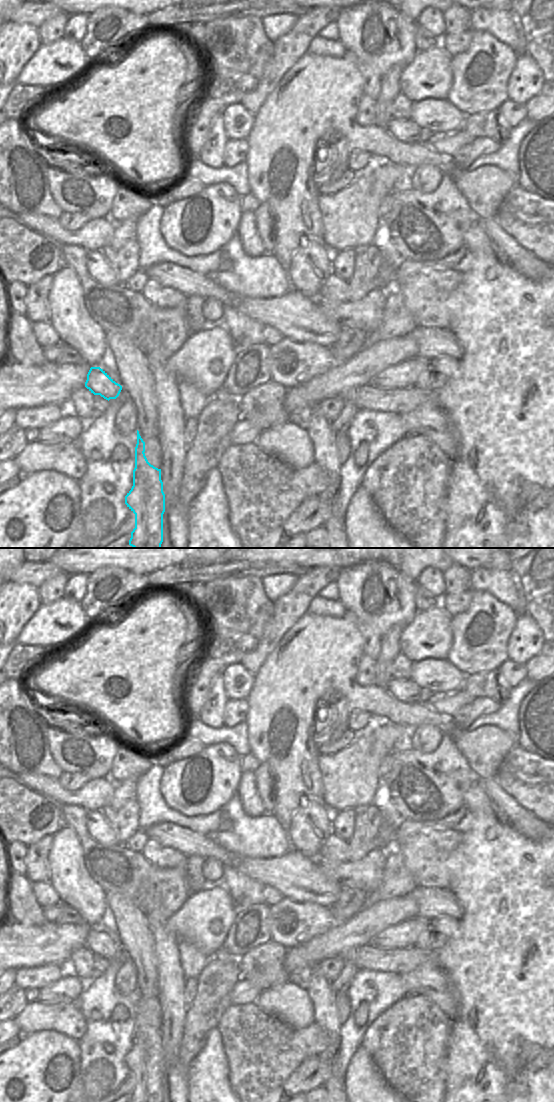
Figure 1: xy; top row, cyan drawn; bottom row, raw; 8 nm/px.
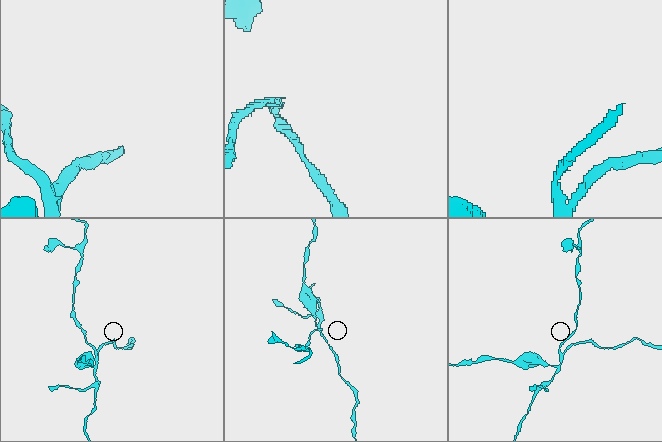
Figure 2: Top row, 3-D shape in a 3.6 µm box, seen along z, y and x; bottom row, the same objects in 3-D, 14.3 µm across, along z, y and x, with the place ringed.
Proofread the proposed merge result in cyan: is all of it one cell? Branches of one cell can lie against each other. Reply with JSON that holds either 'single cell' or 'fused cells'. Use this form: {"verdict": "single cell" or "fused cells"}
{"verdict": "fused cells"}

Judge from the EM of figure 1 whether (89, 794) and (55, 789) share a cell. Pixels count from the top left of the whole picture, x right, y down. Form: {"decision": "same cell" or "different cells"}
{"decision": "same cell"}

